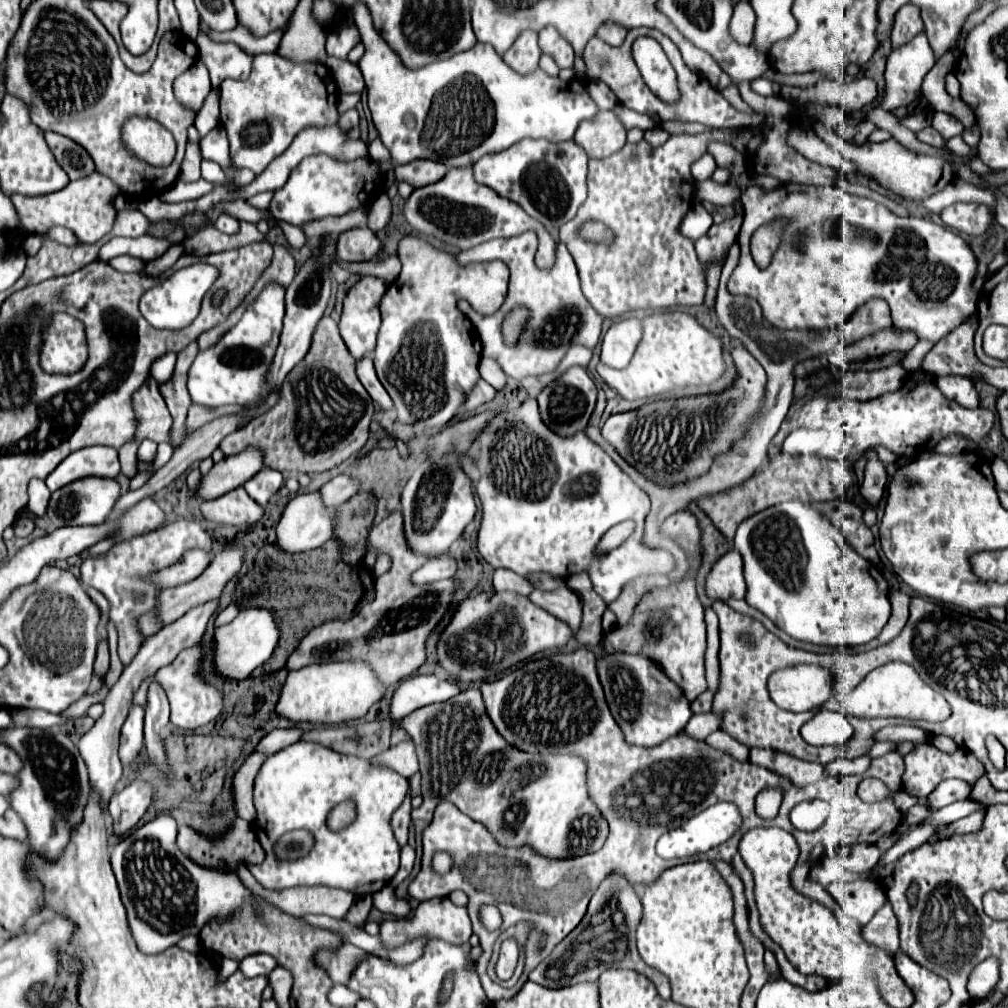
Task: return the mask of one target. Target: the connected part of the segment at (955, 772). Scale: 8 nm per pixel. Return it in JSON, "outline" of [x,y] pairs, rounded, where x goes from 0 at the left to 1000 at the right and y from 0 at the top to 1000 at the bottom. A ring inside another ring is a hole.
{"outline":[[[914,737],[908,739],[906,745],[902,745],[898,749],[898,767],[896,767],[896,783],[902,789],[910,789],[910,791],[920,791],[920,787],[924,787],[936,773],[941,771],[949,771],[955,773],[959,777],[967,777],[971,769],[977,767],[977,761],[963,747],[958,746],[956,742],[951,742],[945,747],[936,747],[930,741],[926,741],[924,737]]]}

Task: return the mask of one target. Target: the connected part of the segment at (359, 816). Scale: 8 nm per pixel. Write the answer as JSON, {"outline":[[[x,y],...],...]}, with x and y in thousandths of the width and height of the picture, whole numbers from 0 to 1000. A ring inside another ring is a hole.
{"outline":[[[295,735],[293,739],[267,749],[253,773],[253,783],[251,783],[253,803],[255,803],[253,826],[257,830],[257,836],[265,842],[265,852],[259,858],[247,857],[245,861],[251,866],[251,870],[267,884],[273,884],[273,882],[281,884],[281,882],[289,882],[297,878],[322,878],[322,880],[334,880],[334,882],[346,884],[352,890],[374,886],[376,882],[384,878],[384,874],[392,870],[396,862],[398,840],[392,834],[392,828],[388,822],[388,809],[398,799],[404,787],[404,779],[406,779],[404,773],[398,771],[388,761],[370,759],[366,753],[358,753],[352,749],[338,749],[330,743],[324,743],[322,739],[309,737],[309,735]],[[338,795],[352,797],[352,813],[342,822],[328,824],[324,820],[324,809]],[[293,822],[307,824],[313,836],[303,850],[297,850],[291,854],[277,854],[271,840],[281,826],[293,824]]]}

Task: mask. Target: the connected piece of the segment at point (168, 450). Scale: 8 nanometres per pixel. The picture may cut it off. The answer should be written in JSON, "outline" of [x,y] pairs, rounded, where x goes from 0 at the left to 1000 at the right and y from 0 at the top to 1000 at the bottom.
{"outline":[[[158,441],[158,445],[156,445],[156,453],[154,453],[152,461],[144,461],[144,465],[162,463],[170,453],[172,453],[172,443],[170,443],[170,441]]]}

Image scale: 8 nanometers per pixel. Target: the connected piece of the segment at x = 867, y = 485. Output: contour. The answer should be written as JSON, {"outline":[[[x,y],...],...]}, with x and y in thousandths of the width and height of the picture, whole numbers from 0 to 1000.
{"outline":[[[863,443],[857,449],[857,453],[862,457],[860,457],[858,475],[856,475],[856,481],[854,481],[854,489],[856,489],[856,493],[858,493],[864,501],[868,501],[868,499],[874,495],[876,485],[878,485],[878,481],[880,481],[880,477],[882,477],[880,461],[874,459],[870,453],[862,455],[866,451],[870,452],[868,447],[866,447],[866,443]]]}

